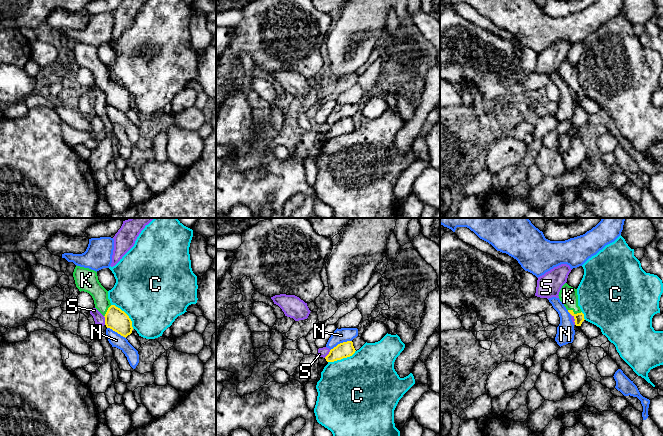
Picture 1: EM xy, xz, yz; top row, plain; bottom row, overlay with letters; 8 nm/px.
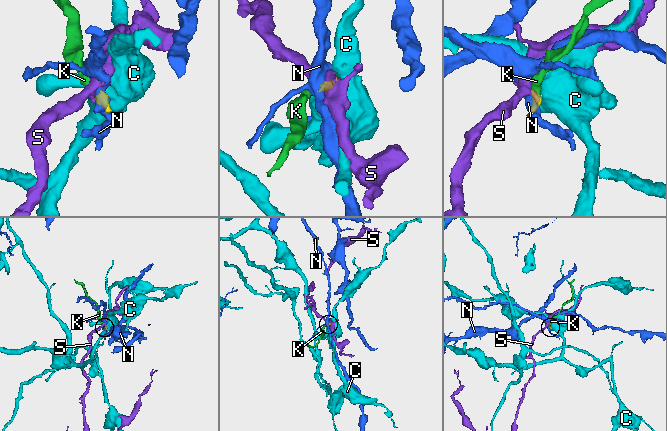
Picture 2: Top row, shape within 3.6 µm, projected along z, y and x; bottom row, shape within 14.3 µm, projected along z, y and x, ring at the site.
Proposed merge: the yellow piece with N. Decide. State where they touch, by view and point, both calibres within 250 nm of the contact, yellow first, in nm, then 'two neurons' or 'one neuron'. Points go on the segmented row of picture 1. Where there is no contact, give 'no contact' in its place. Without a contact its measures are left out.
contact xz (340, 343); calibres 130 and 110 nm; two neurons

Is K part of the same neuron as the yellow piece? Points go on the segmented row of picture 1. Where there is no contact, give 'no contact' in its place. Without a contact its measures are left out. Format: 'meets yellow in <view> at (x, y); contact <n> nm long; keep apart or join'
meets yellow in yz at (575, 314); contact 110 nm long; join

